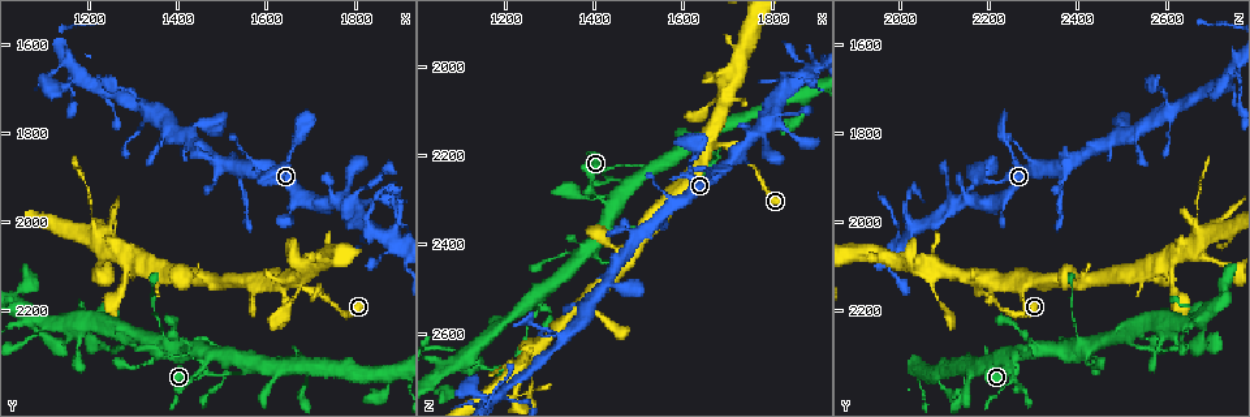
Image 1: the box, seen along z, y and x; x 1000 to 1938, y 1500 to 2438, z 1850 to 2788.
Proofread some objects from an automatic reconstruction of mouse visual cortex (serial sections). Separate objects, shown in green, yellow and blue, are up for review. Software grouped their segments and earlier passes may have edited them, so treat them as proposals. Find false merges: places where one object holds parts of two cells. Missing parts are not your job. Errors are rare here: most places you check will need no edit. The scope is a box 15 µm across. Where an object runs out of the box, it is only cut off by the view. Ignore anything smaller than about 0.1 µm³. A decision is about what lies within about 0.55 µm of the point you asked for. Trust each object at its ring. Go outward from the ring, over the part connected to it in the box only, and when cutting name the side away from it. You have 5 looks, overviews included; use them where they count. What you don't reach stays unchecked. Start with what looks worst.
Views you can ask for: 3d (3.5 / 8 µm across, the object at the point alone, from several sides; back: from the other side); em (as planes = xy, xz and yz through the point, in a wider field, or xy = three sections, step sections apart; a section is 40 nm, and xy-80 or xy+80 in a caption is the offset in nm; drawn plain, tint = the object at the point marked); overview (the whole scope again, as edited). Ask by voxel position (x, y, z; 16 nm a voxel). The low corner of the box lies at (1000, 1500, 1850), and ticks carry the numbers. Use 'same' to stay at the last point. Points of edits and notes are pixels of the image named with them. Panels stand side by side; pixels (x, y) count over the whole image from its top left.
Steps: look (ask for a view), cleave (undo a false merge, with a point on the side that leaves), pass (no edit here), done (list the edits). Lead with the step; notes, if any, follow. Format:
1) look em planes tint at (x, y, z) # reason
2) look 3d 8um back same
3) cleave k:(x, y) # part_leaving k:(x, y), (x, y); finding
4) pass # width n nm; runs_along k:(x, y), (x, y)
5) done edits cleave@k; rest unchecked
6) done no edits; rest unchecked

look em planes tint at (1495, 2295, 2250) # three arms meet

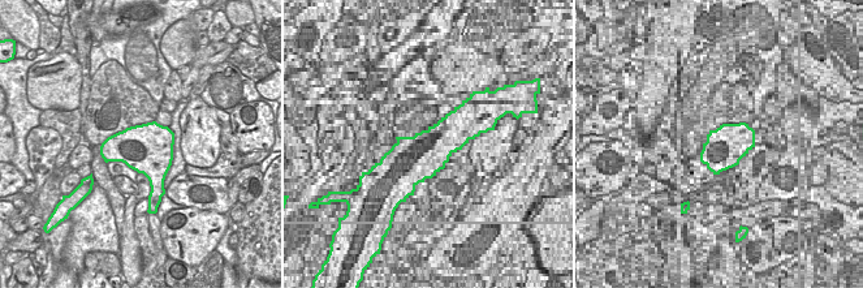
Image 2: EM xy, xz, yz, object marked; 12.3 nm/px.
look 3d 3.5um same

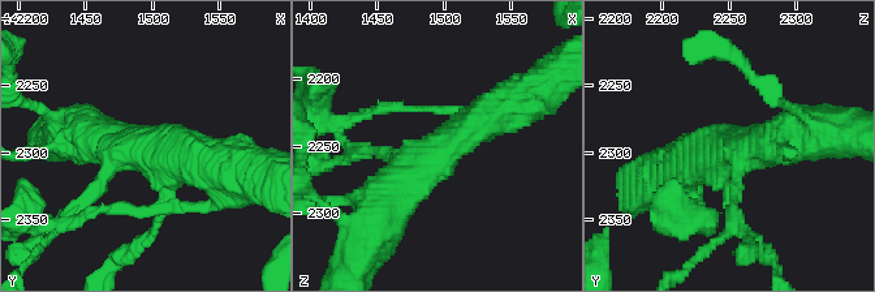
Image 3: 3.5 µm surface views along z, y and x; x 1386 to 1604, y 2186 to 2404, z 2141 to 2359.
pass # runs_along 3:(375, 150), (423, 160), (507, 104); all the same cell

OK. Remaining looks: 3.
look 3d 3.5um at (1655, 2175, 2085) # calibre changes

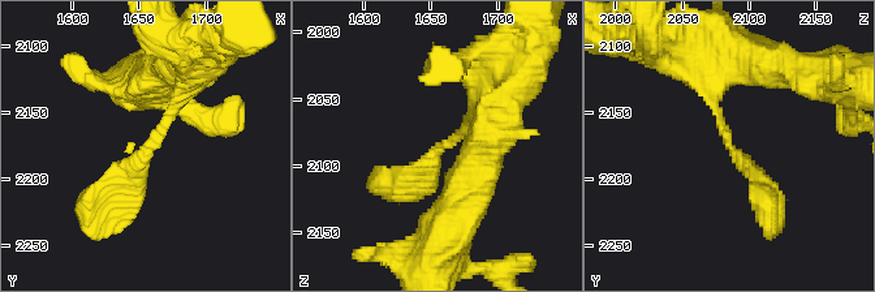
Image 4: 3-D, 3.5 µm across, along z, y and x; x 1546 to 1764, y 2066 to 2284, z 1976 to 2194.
look em xy step 1 tint at (1658, 2176, 2086) # now the EM

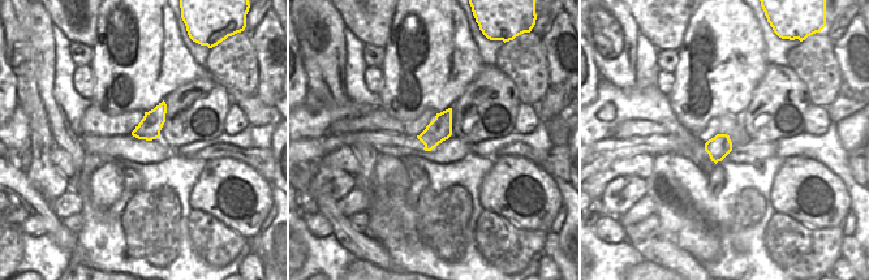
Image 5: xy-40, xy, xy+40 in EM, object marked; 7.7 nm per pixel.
pass # runs_along 4:(194, 76), (142, 163), (94, 200); all the same cell

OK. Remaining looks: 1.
done no edits; rest unchecked

